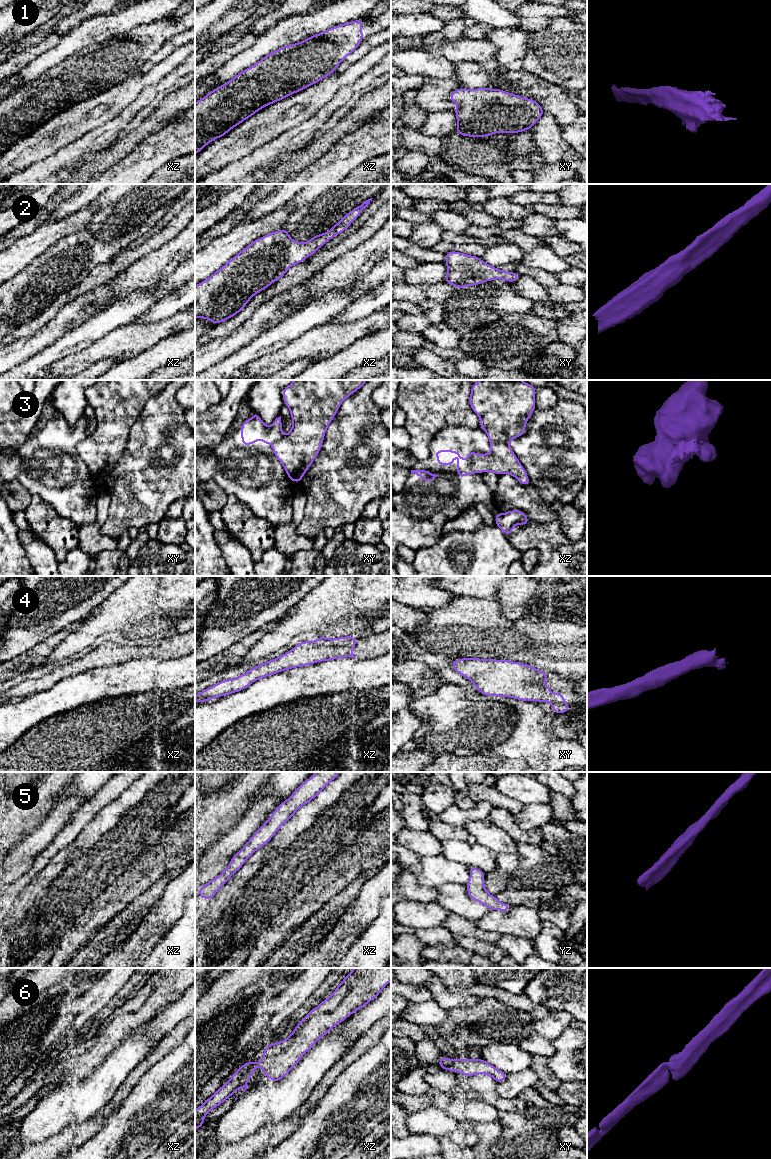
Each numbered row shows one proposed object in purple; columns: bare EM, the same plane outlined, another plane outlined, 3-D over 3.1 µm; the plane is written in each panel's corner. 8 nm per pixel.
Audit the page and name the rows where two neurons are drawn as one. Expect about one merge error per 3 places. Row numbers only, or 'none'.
3

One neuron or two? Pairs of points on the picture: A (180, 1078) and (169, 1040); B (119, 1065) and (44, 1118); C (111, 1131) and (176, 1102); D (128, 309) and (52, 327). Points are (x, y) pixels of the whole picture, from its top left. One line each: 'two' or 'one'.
A: two
B: one
C: one
D: two

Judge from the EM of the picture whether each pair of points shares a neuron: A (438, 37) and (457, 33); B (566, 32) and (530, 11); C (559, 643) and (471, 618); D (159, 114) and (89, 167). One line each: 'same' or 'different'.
A: same
B: different
C: same
D: same

